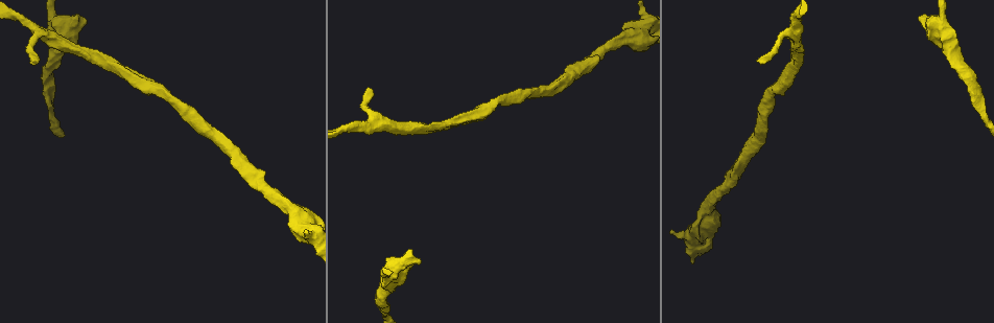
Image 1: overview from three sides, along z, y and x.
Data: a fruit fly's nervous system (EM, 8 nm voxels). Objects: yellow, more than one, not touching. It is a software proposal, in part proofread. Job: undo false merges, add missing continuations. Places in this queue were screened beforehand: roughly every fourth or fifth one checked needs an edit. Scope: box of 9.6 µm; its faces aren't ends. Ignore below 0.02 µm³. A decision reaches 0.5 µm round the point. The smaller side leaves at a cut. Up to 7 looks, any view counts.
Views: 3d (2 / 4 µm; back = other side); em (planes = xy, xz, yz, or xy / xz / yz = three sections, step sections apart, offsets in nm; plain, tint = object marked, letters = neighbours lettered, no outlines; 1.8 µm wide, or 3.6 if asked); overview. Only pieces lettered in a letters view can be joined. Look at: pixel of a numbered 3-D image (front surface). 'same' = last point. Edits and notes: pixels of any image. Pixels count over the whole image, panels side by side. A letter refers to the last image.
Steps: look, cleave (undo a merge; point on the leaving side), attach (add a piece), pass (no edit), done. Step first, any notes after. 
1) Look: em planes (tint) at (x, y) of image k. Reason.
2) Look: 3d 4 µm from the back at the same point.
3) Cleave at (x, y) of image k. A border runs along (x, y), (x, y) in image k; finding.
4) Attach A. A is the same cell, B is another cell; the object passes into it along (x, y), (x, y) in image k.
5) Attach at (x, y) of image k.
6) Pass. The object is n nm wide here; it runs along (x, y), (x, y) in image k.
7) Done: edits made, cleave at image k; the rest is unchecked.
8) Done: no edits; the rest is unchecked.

Look: em planes (plain) at (50, 10) of image 1. Sudden change in width.

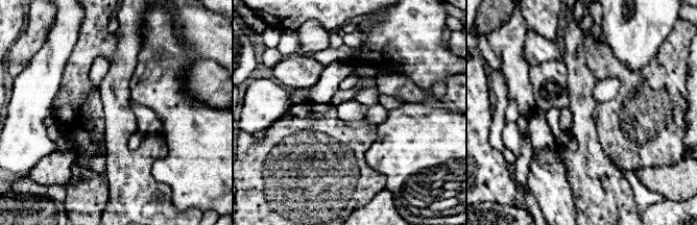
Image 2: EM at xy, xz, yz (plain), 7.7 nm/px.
Look: em planes (letters) at the same point. What lies round it.

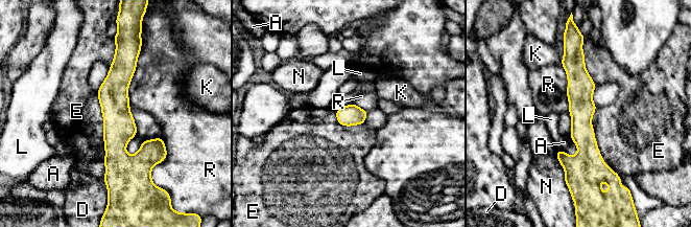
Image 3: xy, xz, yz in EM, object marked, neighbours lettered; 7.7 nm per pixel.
Pass. The longest contact is with E, 550 nm; A, D, E, K, L, N and R are other cells; it runs along (120, 53), (116, 171), (110, 179) in image 3; one neuron here.

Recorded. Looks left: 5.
Look: 3d 2 µm at (370, 89) of image 1. Branch stops here.

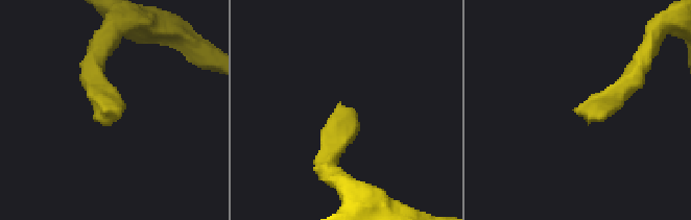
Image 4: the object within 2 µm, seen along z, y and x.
Look: em planes (letters) at (574, 110) of image 4. Need the tissue.

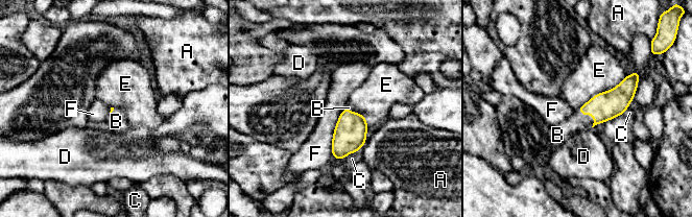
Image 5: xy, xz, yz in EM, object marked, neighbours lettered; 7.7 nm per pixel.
Attach B. The longest contact is with E, 480 nm; B is the same cell, A, C, D, E and F are other cells; it goes on there.

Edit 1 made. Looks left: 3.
Look: em 3.6 µm planes (tint) at (312, 233) of image 1. A fork.

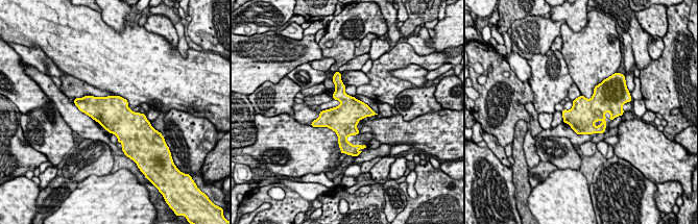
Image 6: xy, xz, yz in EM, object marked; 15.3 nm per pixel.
Look: em 3.6 µm planes (letters) at the same point.

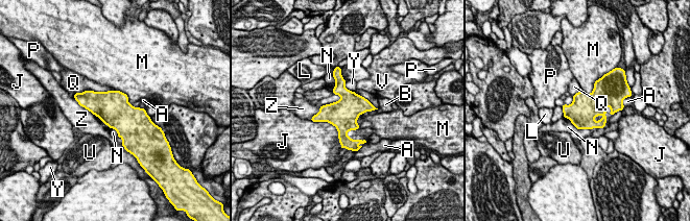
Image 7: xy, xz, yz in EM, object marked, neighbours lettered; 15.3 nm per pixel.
Pass. The object is 460 nm wide here; A, B, J, L, M, N, P, Q, U, V, Y and Z are other cells; continuous, no second neuron.

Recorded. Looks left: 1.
Done: edits made, attach at image 5; the rest is unchecked.

